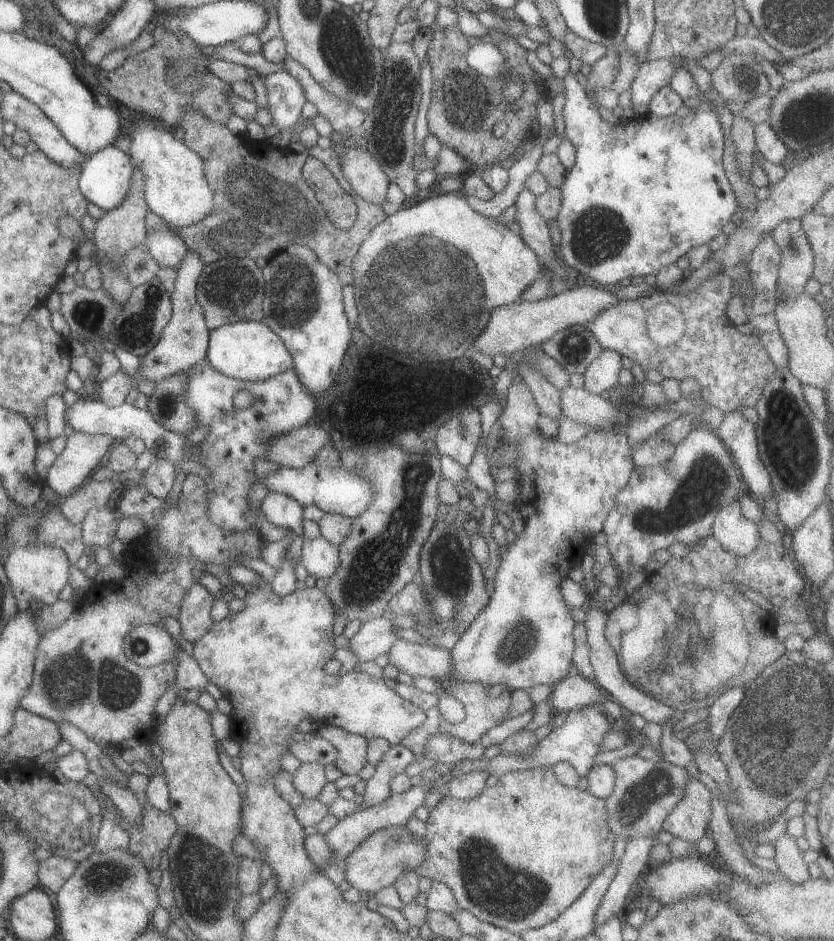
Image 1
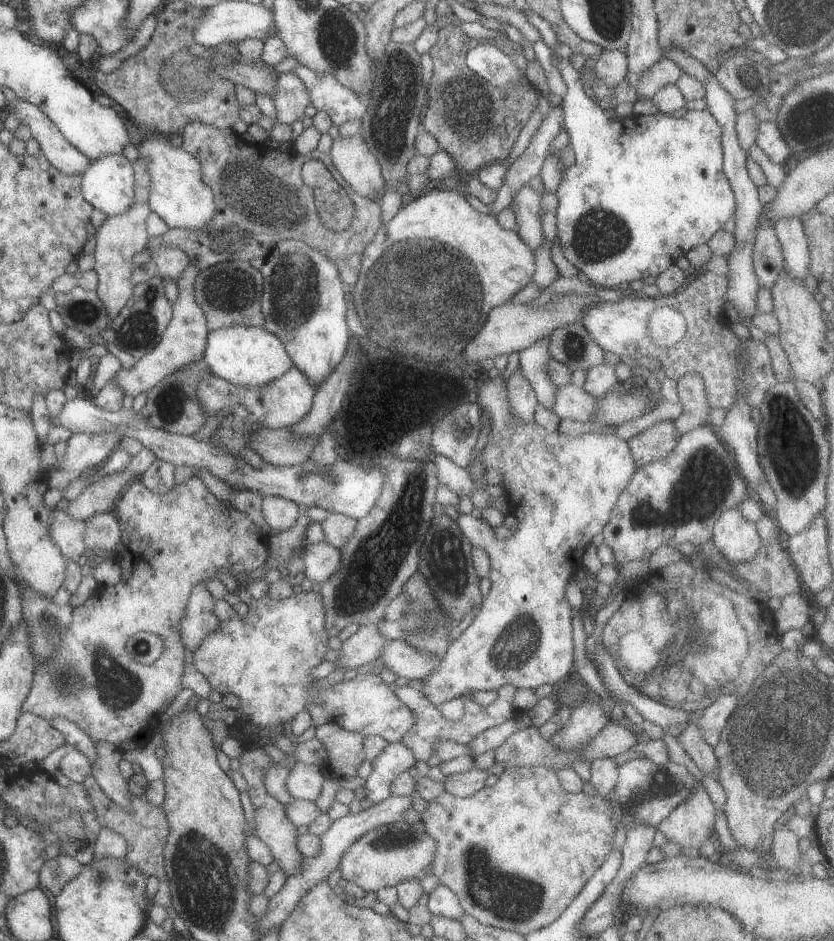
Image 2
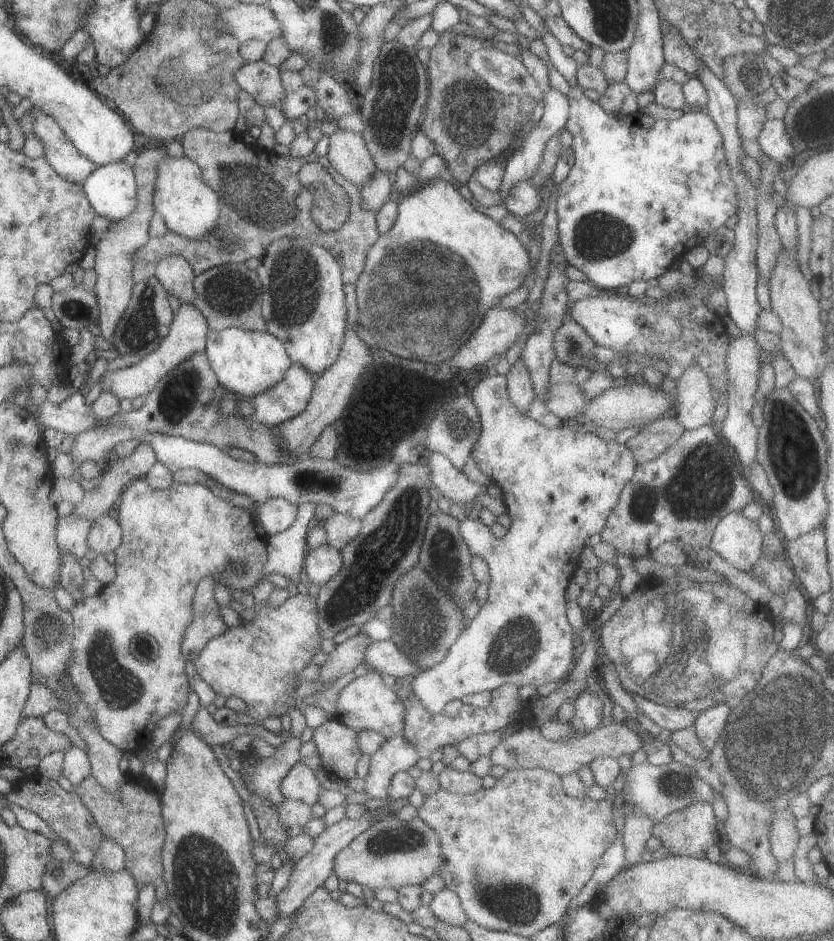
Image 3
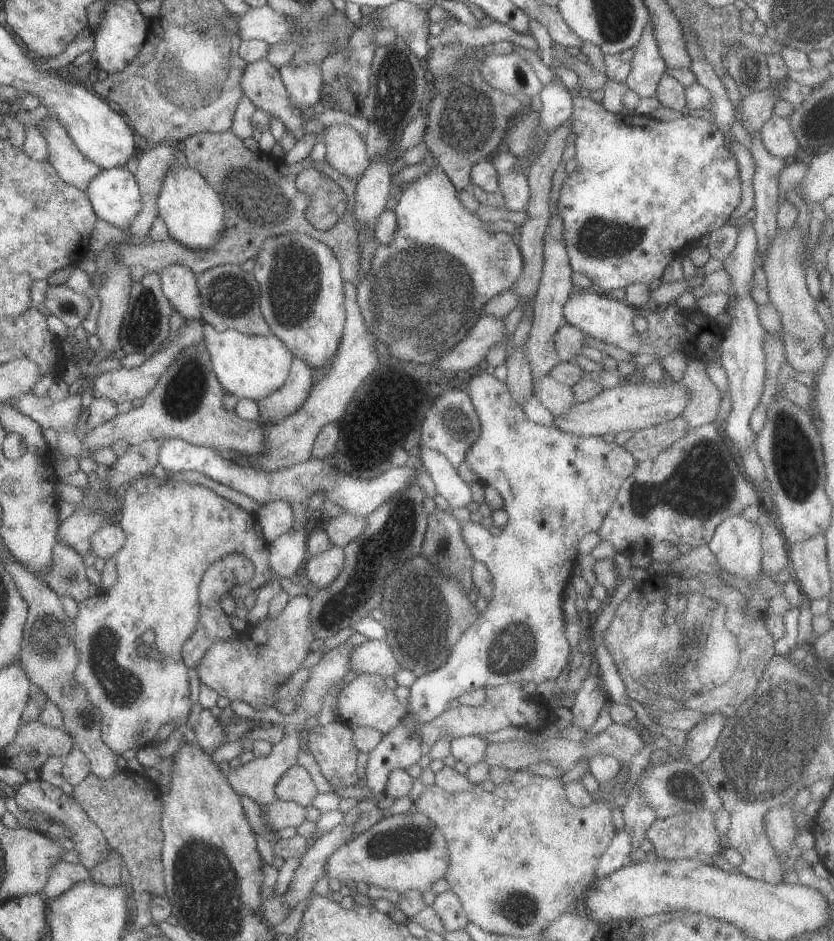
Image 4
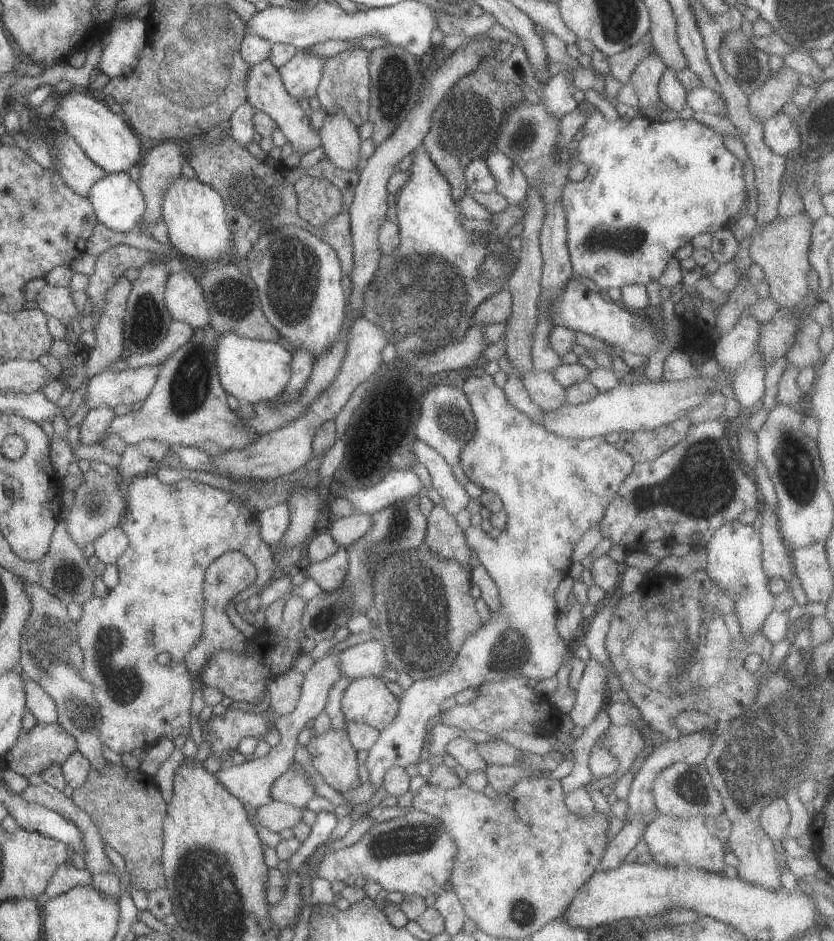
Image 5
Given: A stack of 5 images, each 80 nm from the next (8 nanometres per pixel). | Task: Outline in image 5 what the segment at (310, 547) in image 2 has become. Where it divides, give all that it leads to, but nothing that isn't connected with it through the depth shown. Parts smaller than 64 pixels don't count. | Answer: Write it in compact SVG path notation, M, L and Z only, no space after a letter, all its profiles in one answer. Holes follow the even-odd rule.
M344 547L318 563L309 563L305 567L305 576L317 583L322 591L336 591L344 581L347 572L348 554Z

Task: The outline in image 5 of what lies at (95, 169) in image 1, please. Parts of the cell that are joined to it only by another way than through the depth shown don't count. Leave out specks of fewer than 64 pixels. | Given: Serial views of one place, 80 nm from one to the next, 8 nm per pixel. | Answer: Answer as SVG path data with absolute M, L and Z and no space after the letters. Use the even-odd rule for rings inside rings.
M106 173L87 191L94 217L108 230L136 231L145 210L145 203L128 173Z

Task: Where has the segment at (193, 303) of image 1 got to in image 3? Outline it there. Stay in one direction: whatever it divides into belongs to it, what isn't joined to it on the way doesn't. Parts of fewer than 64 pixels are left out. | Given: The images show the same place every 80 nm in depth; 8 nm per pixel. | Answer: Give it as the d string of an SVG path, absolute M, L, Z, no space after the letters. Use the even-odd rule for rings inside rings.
M181 303L179 309L173 315L168 326L169 332L163 337L163 340L157 345L157 348L144 356L136 364L107 371L100 378L100 390L111 393L118 401L122 398L128 398L130 401L138 396L145 396L153 390L157 381L173 367L176 367L181 361L184 361L194 352L204 349L206 332L206 320L203 315L189 303Z

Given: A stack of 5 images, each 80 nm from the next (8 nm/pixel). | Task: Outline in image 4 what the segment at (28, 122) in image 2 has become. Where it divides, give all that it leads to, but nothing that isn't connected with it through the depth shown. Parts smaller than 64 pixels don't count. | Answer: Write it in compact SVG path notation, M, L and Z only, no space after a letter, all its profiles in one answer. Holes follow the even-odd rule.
M51 116L43 117L36 127L46 142L46 160L57 176L70 187L84 192L100 168L77 150L66 130Z

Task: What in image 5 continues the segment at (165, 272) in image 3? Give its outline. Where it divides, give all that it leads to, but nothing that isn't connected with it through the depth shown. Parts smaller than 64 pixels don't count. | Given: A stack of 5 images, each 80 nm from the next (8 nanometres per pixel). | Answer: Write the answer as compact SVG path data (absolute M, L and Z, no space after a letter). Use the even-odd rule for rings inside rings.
M187 271L168 273L164 286L164 305L174 321L188 324L192 329L210 324L201 287Z

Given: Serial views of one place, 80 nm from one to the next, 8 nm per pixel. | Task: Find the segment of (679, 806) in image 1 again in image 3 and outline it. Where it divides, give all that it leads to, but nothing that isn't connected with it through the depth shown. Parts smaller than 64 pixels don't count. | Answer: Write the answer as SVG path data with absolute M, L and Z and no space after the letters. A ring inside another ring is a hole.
M701 800L693 801L686 807L673 811L652 823L650 836L659 838L661 846L667 848L669 855L703 858L707 848L717 843L717 822L709 803Z

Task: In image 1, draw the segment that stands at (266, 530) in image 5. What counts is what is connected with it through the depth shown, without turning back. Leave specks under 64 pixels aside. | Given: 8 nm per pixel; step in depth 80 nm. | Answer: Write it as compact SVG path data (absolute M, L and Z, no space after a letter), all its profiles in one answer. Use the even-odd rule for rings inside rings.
M269 491L260 502L260 512L273 526L281 526L291 535L302 536L301 513L303 507L292 498Z

